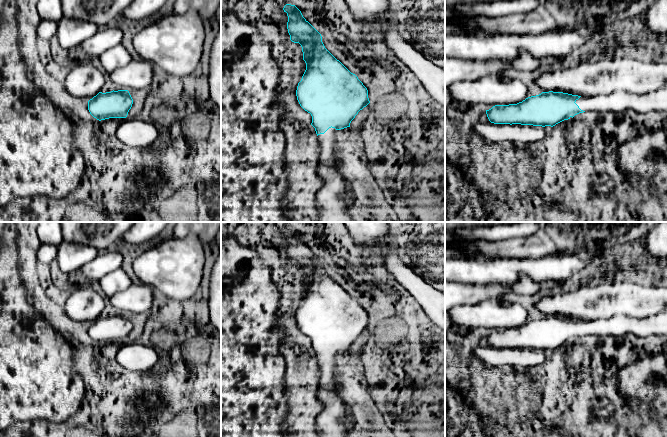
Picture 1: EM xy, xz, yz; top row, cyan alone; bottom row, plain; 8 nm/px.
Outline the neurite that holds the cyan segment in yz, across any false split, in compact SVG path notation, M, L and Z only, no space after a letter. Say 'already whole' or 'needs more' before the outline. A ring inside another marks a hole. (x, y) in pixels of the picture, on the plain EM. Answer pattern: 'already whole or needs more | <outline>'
needs more | M667 308L646 318L616 315L608 319L583 321L563 316L542 316L517 328L495 329L486 334L494 348L521 348L533 350L555 350L583 336L612 335L627 333L639 337L667 337Z

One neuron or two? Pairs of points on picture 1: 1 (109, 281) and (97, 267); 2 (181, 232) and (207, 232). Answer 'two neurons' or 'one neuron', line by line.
1: two neurons
2: one neuron

